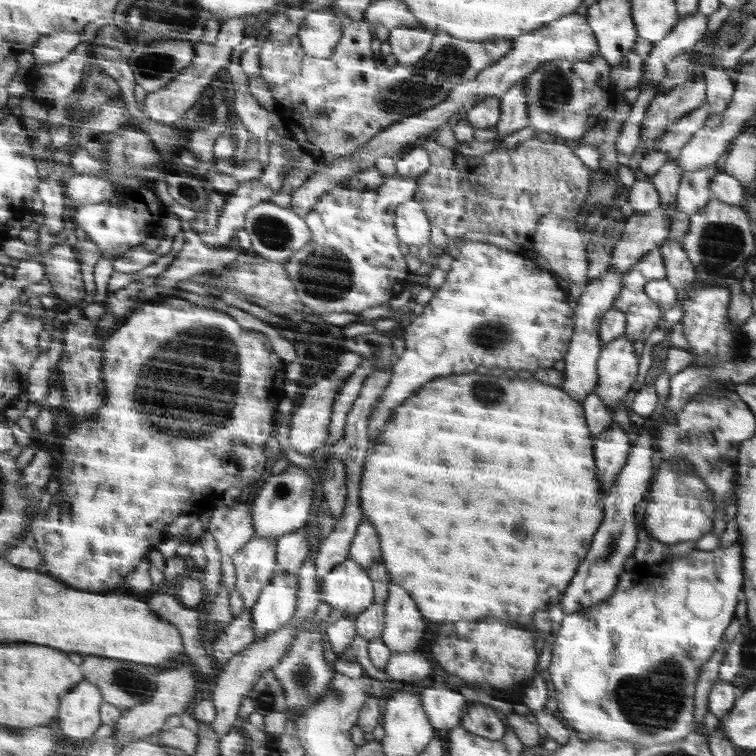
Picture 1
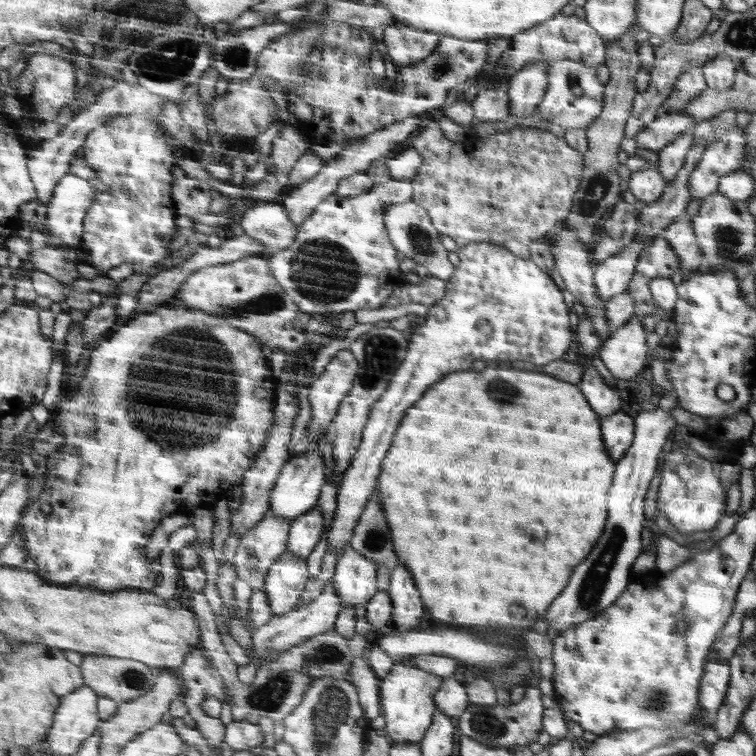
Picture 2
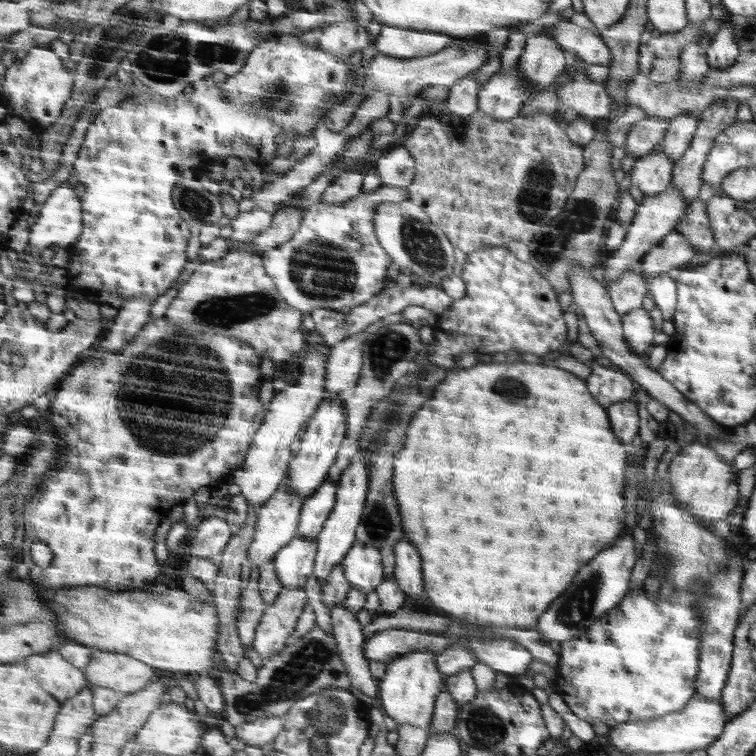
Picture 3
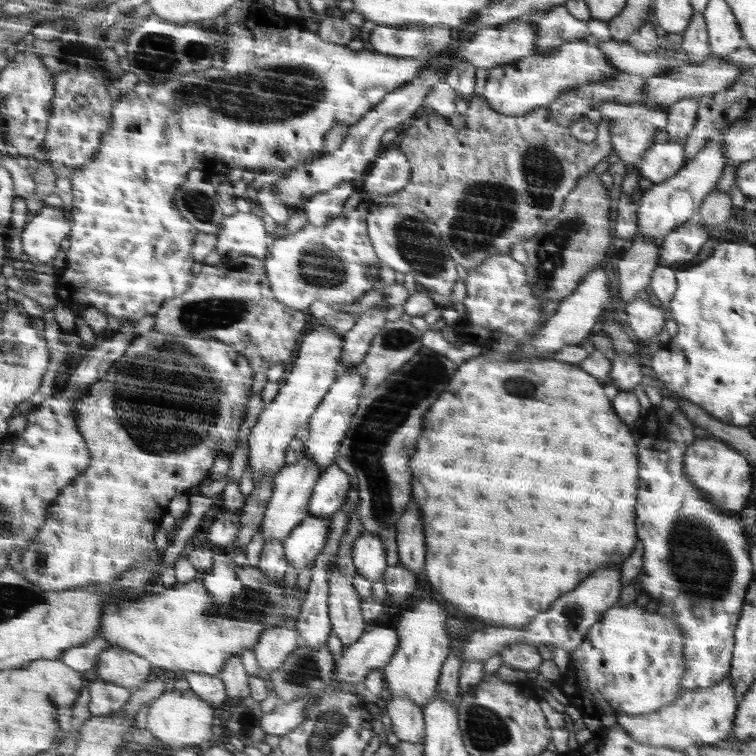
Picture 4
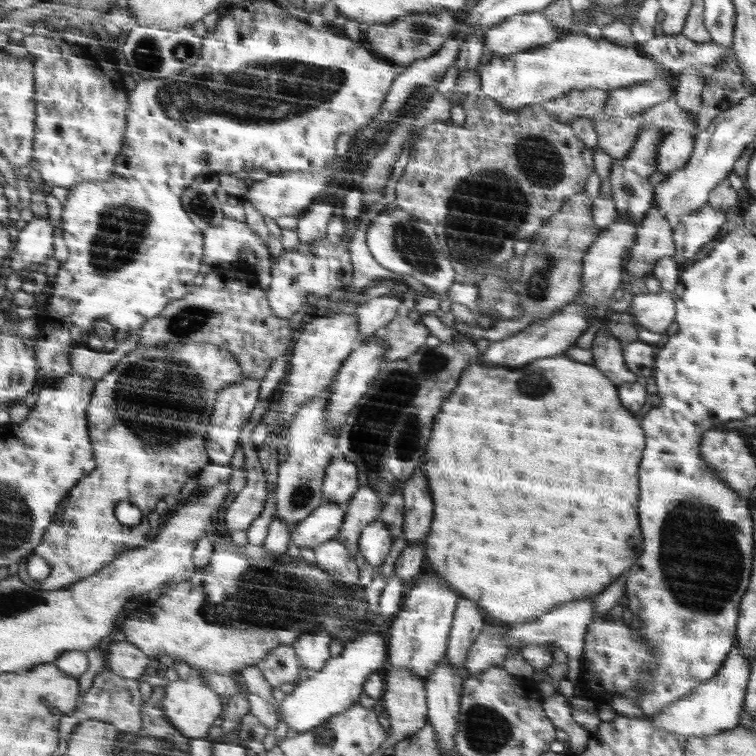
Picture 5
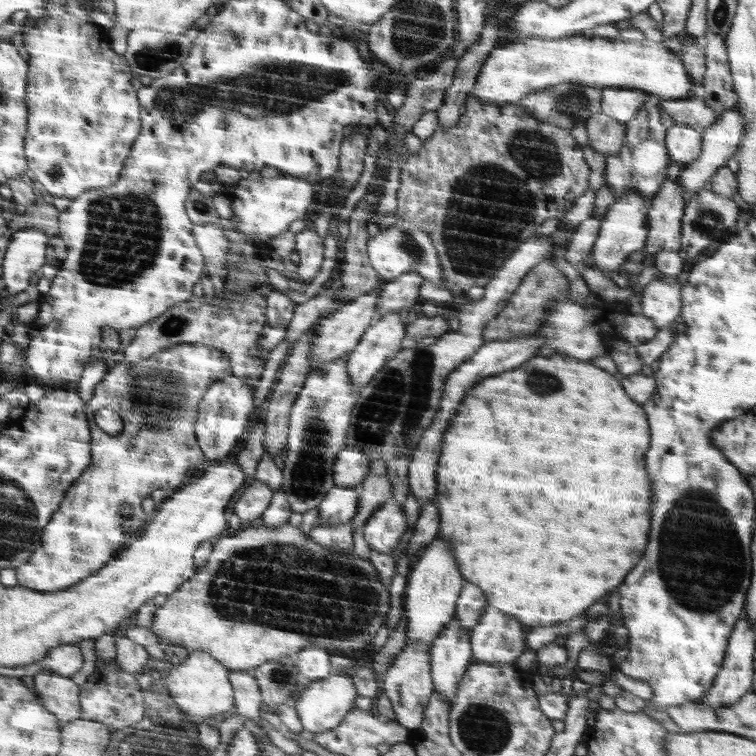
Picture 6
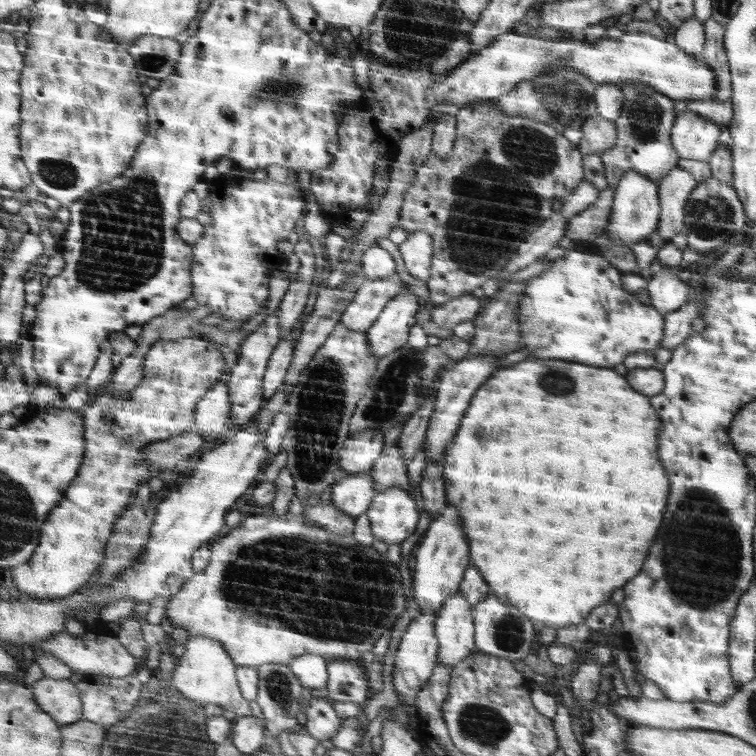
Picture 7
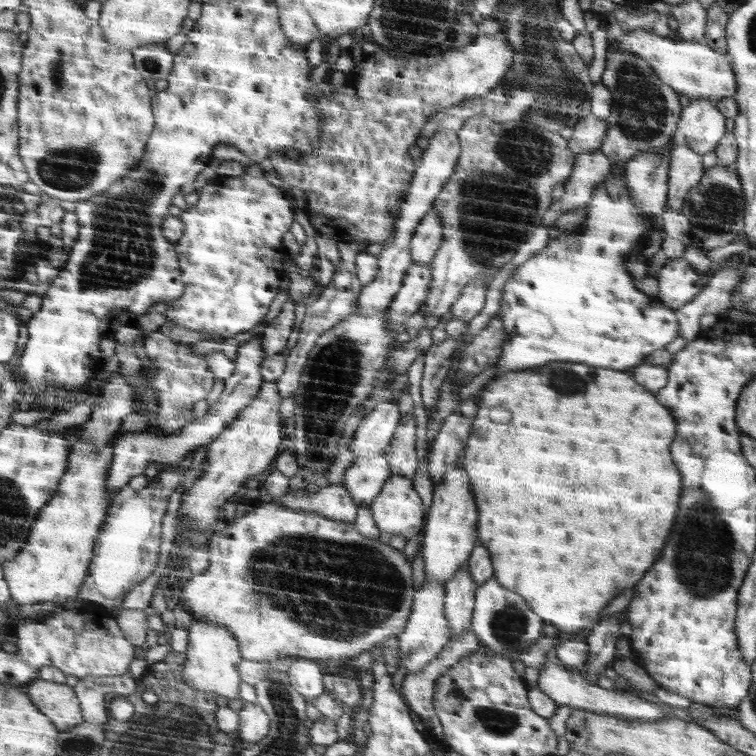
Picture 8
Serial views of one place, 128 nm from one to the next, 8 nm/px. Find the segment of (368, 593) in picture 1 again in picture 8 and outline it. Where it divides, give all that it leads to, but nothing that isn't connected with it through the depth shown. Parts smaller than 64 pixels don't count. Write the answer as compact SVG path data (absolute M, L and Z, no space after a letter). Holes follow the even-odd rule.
M404 476L390 477L369 510L380 532L411 537L424 526L422 498Z

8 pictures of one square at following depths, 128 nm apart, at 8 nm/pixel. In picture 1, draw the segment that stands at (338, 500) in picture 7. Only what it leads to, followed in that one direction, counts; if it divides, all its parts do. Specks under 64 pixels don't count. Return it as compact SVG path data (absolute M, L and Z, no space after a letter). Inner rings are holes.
M273 571L273 580L262 589L260 600L252 608L254 639L278 630L293 618L298 603L298 571Z

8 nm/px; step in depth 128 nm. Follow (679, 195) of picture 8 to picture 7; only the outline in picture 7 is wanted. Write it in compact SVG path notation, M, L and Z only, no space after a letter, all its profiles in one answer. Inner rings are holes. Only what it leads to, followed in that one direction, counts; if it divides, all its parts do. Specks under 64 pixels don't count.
M676 166L659 181L660 218L655 238L659 243L671 242L671 238L683 232L684 207L697 185L693 175Z

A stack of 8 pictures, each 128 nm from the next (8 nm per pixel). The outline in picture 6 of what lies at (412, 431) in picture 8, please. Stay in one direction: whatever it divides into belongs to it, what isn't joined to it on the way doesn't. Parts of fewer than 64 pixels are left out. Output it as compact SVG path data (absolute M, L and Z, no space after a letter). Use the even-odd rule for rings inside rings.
M367 475L358 483L357 490L362 498L358 513L350 520L352 534L356 533L358 527L363 527L370 515L392 497L393 485L388 476Z

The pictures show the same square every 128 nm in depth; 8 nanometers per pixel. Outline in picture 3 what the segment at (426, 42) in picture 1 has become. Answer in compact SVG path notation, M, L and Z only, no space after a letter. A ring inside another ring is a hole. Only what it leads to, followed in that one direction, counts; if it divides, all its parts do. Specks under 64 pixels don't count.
M382 25L382 31L375 37L374 46L382 54L407 59L437 53L450 45L453 39L452 35L438 32Z

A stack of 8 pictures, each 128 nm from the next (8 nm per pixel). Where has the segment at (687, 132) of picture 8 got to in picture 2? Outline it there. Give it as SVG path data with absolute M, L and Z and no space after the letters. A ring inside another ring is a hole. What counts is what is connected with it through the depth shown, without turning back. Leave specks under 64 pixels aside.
M646 165L644 169L633 172L625 186L636 200L645 205L654 204L664 192L666 181L656 165Z

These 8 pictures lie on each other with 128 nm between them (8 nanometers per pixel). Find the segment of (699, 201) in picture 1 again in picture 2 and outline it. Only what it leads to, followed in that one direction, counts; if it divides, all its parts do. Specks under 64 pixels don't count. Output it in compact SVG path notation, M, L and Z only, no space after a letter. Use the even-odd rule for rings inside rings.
M734 127L718 137L698 160L688 180L688 191L692 200L703 199L718 190L720 177L736 171L746 160L748 138L744 129Z

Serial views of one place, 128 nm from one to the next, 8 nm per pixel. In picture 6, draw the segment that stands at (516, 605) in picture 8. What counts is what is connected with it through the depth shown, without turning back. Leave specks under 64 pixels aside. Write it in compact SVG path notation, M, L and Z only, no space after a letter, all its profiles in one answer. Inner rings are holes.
M487 605L470 634L472 661L513 663L526 650L524 628L516 617Z

